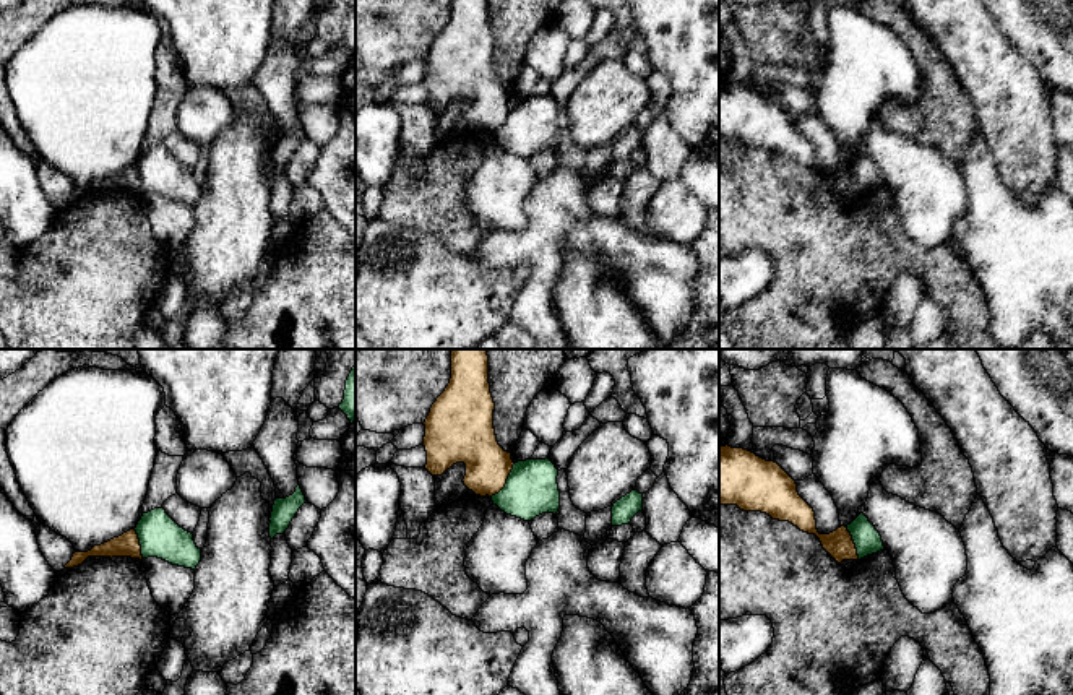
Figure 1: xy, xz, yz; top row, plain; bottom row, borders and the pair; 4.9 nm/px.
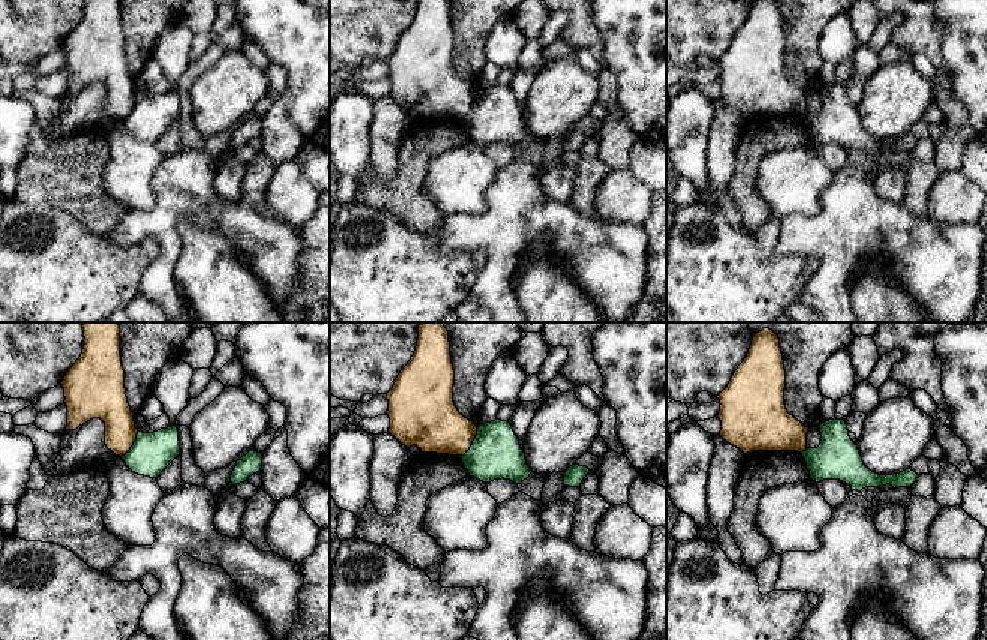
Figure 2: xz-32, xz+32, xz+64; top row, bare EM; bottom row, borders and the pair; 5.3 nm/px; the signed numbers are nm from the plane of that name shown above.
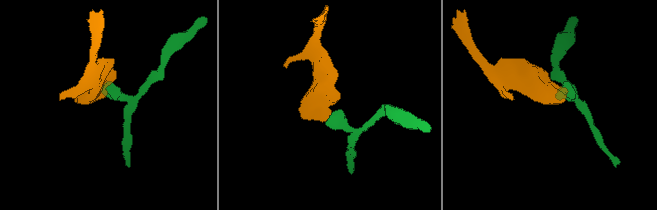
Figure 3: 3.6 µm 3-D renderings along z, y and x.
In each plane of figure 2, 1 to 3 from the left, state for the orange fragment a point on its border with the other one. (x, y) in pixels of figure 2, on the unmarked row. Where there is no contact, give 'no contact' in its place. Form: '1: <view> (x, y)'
1: xz-32 (132, 110)
2: xz+32 (473, 107)
3: xz+64 (806, 114)

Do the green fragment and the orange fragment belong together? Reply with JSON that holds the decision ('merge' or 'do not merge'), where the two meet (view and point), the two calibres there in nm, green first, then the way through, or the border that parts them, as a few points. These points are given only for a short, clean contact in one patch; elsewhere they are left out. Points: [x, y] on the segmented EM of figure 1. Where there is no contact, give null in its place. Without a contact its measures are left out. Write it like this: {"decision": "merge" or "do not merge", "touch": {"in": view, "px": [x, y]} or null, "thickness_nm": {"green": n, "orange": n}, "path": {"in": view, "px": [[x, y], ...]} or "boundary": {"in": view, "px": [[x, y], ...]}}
{"decision": "do not merge", "touch": {"in": "xz", "px": [507, 481]}, "thickness_nm": {"green": 260, "orange": 220}, "boundary": {"in": "xz", "px": [[515, 463], [507, 483], [491, 496]]}}

